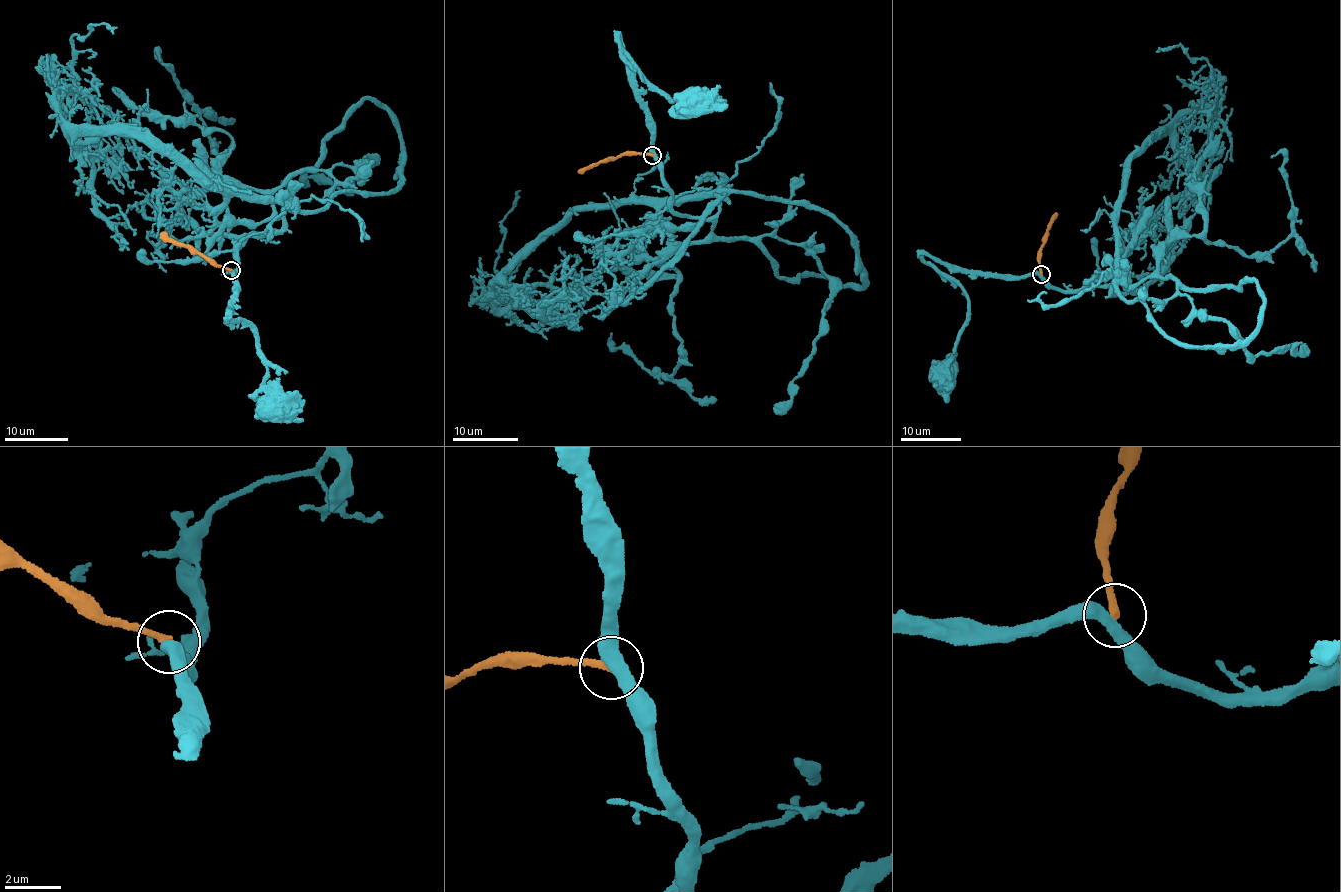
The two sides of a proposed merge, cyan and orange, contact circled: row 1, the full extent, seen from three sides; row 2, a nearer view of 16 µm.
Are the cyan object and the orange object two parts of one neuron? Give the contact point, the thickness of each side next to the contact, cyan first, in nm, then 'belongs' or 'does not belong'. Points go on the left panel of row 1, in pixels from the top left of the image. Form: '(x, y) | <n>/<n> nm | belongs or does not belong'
(231, 270) | 440/260 nm | does not belong

